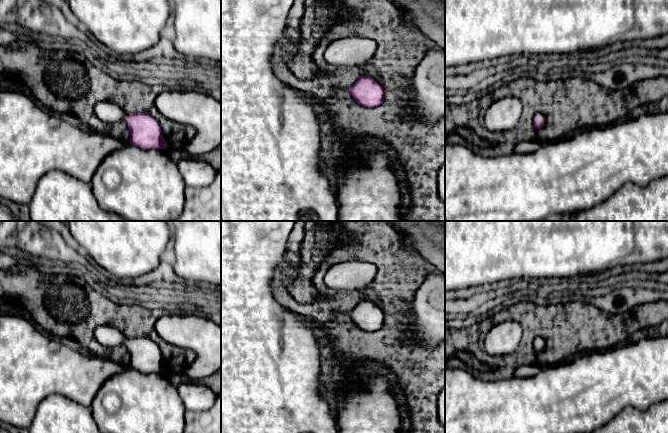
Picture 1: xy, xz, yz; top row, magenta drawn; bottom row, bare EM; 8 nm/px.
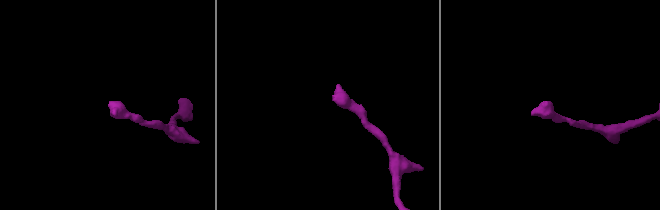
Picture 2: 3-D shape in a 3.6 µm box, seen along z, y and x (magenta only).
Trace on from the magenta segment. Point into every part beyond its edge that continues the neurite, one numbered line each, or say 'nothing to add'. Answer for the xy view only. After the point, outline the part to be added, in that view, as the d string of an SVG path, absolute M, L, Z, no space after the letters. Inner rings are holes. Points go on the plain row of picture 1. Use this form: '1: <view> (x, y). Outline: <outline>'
1: xy (108, 336). Outline: M109 325L98 326L94 335L97 342L104 347L125 347L128 344L128 338L119 329Z

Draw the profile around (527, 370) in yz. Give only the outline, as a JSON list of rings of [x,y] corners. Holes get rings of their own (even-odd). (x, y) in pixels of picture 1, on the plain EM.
[[[526,363],[516,368],[514,377],[516,378],[530,378],[535,376],[541,371],[542,367],[535,364]]]

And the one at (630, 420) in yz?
[[[668,400],[646,411],[626,407],[609,423],[591,433],[668,433]]]

